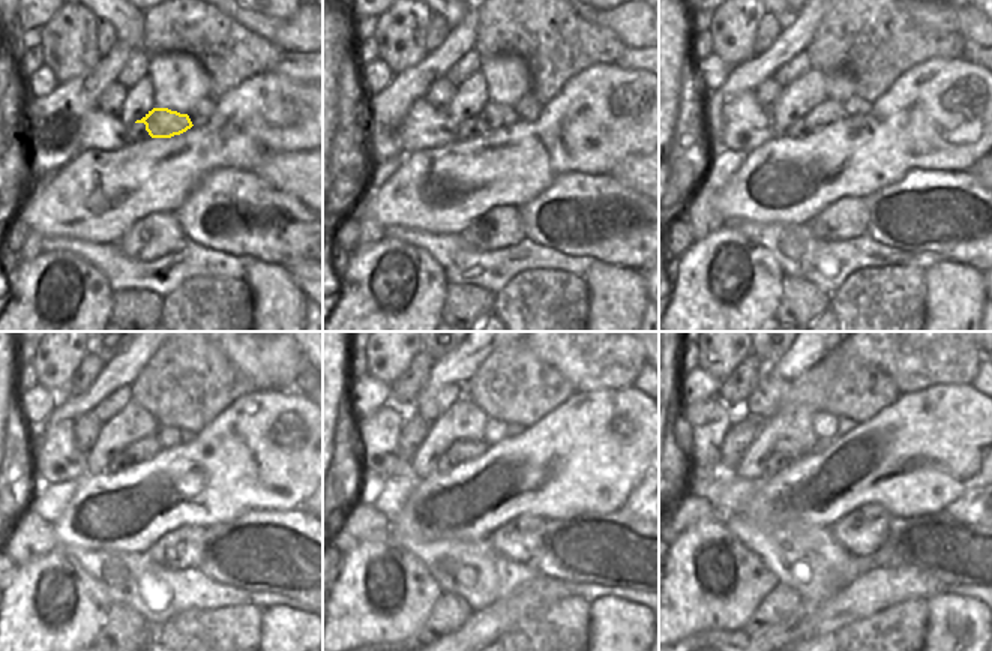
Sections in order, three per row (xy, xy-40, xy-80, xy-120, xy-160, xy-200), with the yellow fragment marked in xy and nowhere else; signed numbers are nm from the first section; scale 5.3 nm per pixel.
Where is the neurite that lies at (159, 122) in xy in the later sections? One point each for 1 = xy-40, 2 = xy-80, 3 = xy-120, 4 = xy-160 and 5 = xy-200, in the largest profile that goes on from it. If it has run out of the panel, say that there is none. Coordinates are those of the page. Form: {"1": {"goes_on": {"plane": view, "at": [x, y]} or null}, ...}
{"1": {"goes_on": {"plane": "xy-40", "at": [494, 116]}}, "2": {"goes_on": {"plane": "xy-80", "at": [829, 111]}}, "3": {"goes_on": {"plane": "xy-120", "at": [146, 449]}}, "4": {"goes_on": {"plane": "xy-160", "at": [459, 450]}}, "5": {"goes_on": {"plane": "xy-200", "at": [790, 449]}}}

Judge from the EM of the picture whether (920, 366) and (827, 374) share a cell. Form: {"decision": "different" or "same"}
{"decision": "same"}

